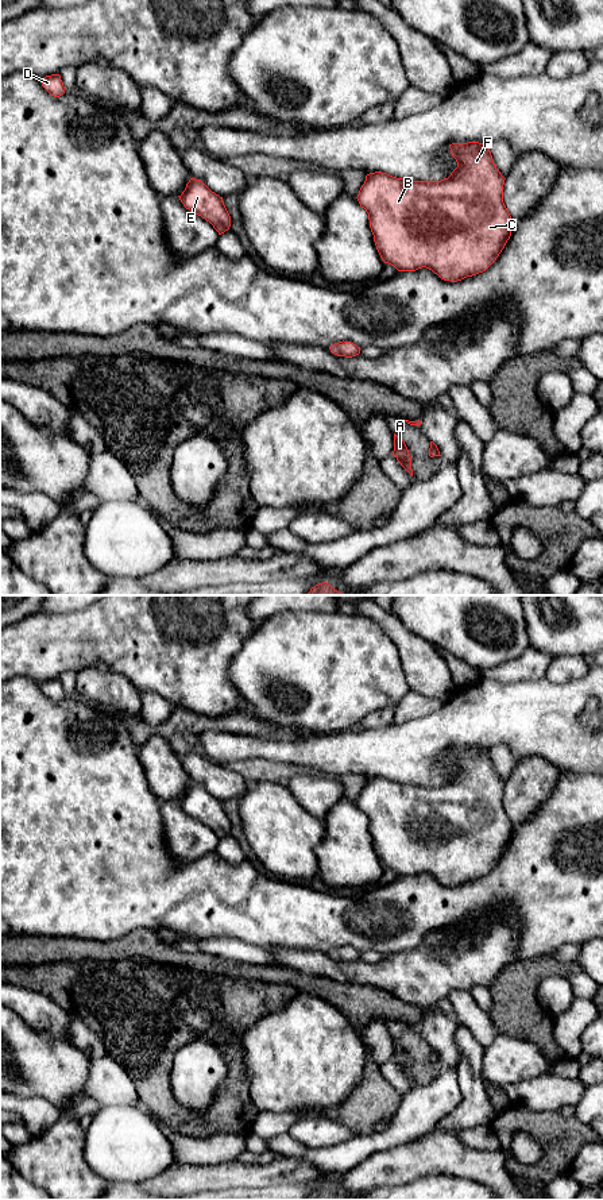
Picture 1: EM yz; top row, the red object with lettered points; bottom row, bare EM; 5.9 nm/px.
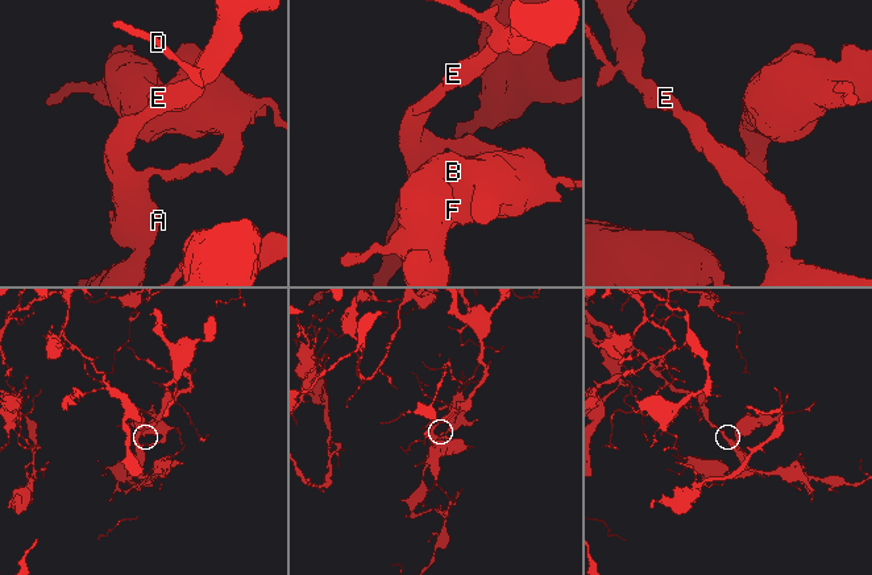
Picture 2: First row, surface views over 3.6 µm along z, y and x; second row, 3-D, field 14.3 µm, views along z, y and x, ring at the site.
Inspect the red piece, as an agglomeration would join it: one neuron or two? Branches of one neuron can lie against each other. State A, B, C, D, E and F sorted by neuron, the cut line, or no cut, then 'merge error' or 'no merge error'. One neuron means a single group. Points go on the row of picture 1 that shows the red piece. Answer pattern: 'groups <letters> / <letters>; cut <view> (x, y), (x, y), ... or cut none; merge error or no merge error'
groups A B C D E F; cut none; no merge error

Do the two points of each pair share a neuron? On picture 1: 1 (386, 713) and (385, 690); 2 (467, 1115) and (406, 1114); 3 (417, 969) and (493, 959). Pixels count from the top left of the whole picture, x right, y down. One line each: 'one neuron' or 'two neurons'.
1: two neurons
2: two neurons
3: one neuron

